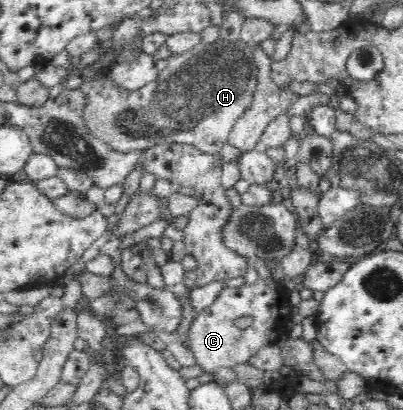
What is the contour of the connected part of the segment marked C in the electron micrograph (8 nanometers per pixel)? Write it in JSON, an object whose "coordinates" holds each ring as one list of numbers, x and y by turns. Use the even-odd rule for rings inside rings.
{"coordinates":[[259,278,254,284,244,283,239,287,226,285,220,292,220,296,208,308,202,309,192,322,192,326,190,326,190,349,194,353,196,364,204,370,204,373,212,374,212,383,216,383,225,389,228,384,237,380,234,366,246,363,262,348,277,343,282,336,288,335,288,322,292,317,293,306,288,301,290,291,283,286,282,282,278,283,279,285,276,288,272,288,274,284,268,284,266,280],[244,316,252,317,253,323,240,329,235,325,235,320]]}

